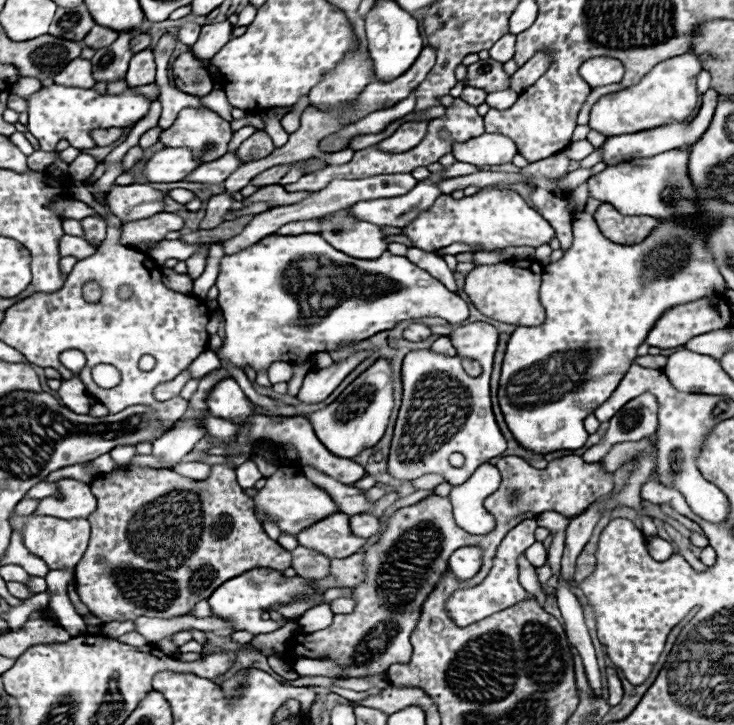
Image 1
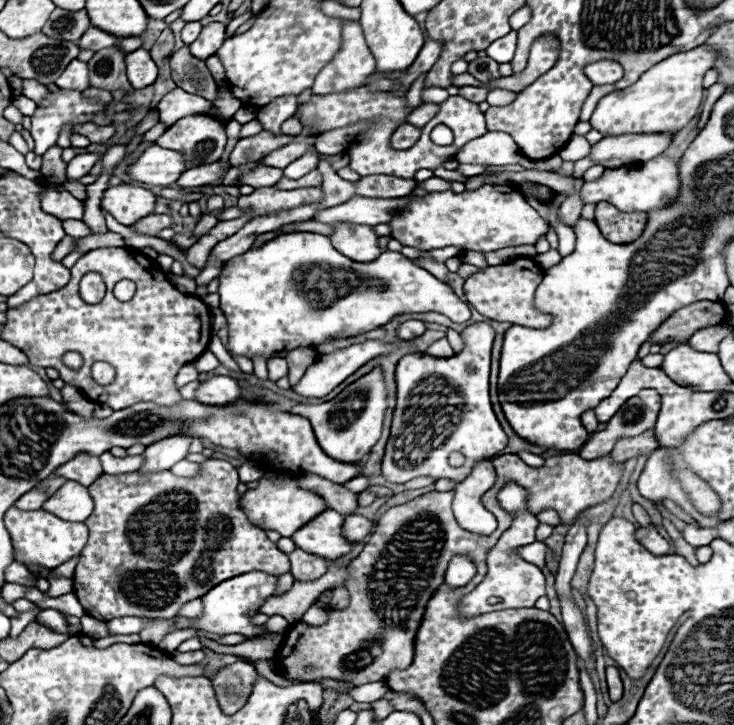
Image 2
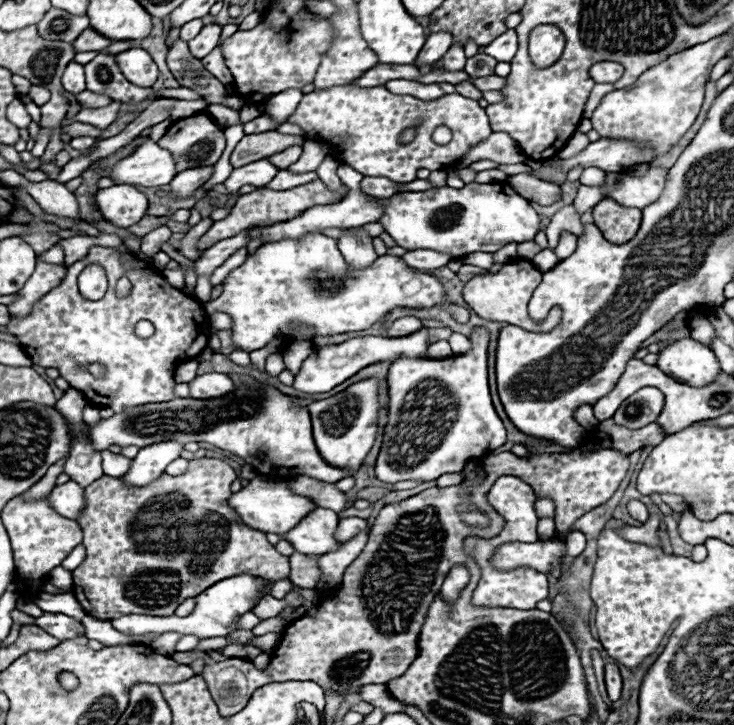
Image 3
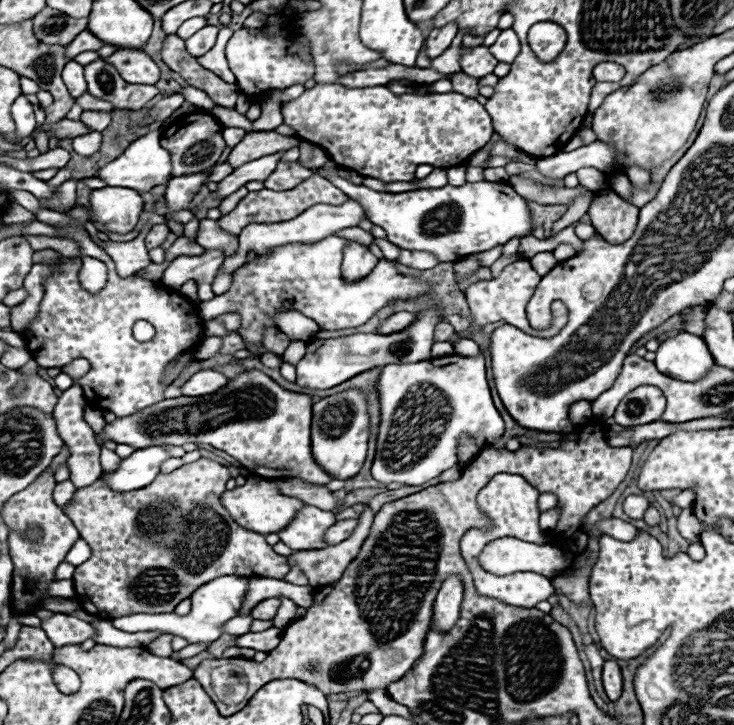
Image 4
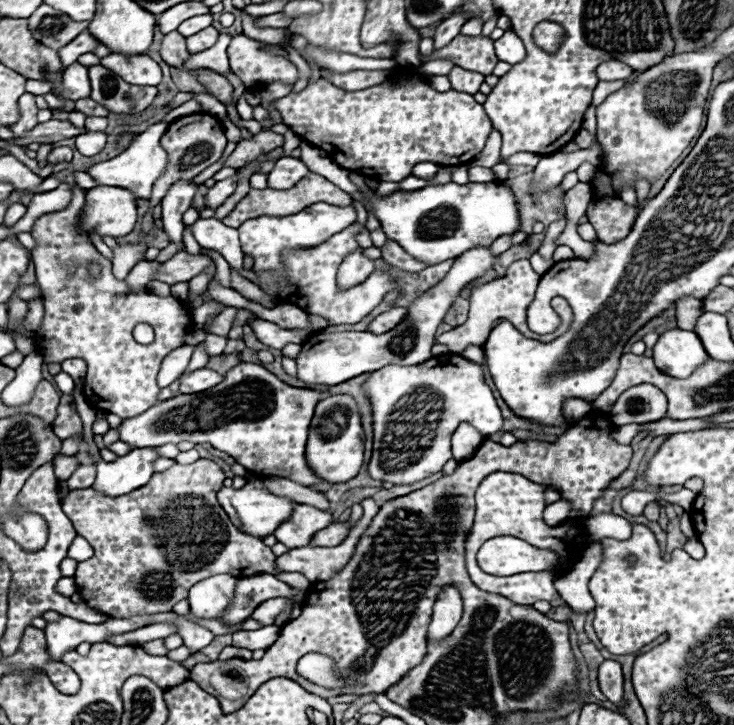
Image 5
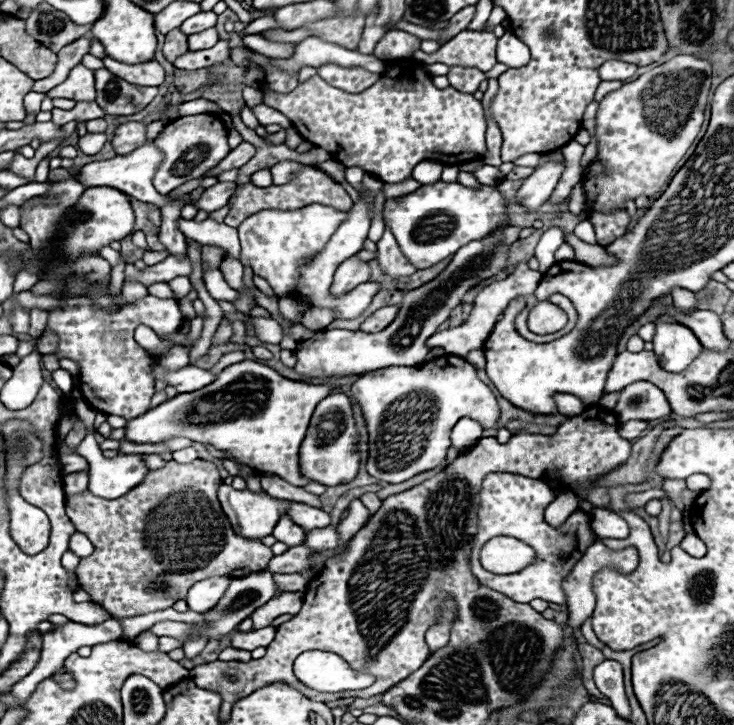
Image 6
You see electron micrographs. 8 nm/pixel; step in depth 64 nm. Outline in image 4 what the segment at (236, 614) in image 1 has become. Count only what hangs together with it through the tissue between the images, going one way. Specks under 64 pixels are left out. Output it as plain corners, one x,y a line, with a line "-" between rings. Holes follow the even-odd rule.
218,576
192,592
192,610
186,616
175,612
161,614
130,614
122,618
114,618
114,628
122,632
146,632
146,630
160,630
160,632
174,634
188,640
188,644
210,644
220,636
220,626
236,616
236,608
240,608
240,600
244,598
248,578
240,576

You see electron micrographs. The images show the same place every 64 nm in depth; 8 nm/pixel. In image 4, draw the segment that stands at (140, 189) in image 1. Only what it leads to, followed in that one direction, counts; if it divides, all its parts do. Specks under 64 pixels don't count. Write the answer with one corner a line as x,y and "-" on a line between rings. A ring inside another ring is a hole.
98,188
90,194
92,220
104,224
108,232
128,234
138,224
142,212
142,196
130,188

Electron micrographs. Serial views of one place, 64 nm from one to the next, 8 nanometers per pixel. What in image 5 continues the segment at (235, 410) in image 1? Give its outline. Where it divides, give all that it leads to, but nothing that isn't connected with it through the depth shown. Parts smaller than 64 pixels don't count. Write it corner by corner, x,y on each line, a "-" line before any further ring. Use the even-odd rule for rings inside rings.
200,368
188,374
178,376
180,382
180,394
196,394
196,392
204,392
208,388
212,388
214,384
218,384
222,380
222,376
214,370
208,368

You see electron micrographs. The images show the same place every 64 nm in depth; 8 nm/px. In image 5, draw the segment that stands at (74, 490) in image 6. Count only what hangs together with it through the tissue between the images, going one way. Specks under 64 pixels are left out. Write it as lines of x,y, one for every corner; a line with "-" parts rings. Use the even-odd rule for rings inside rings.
84,438
80,442
80,450
76,454
80,466
76,468
76,472
66,480
66,486
68,490
80,490
80,488
90,488
92,482
94,482
94,464
92,464
92,458
86,454
86,444
84,444

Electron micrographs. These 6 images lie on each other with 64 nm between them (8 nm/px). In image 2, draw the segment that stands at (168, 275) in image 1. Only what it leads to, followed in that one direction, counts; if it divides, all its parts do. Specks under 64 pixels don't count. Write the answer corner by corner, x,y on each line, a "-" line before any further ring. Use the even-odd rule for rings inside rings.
176,276
176,278
172,280
172,284
174,284
180,292
184,292
184,294
194,294
194,290
196,290
196,282
190,280
190,278
186,278
186,276

